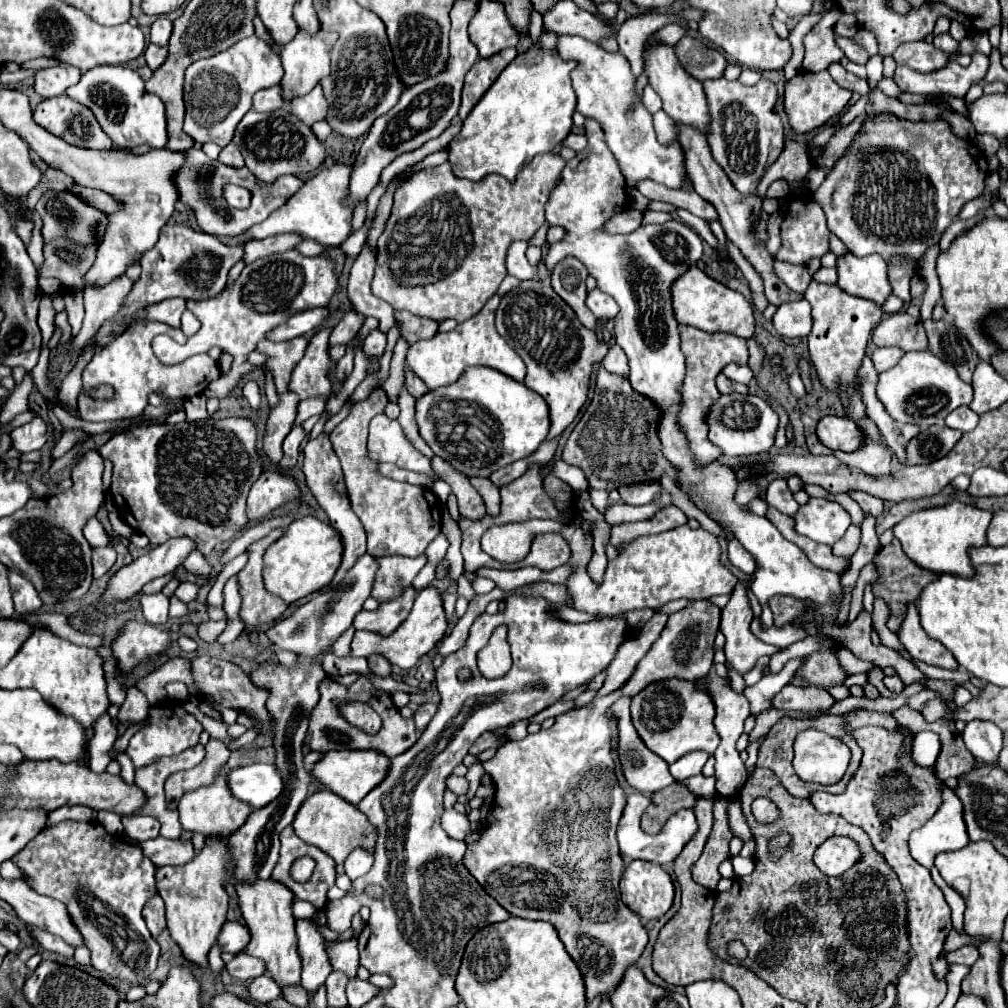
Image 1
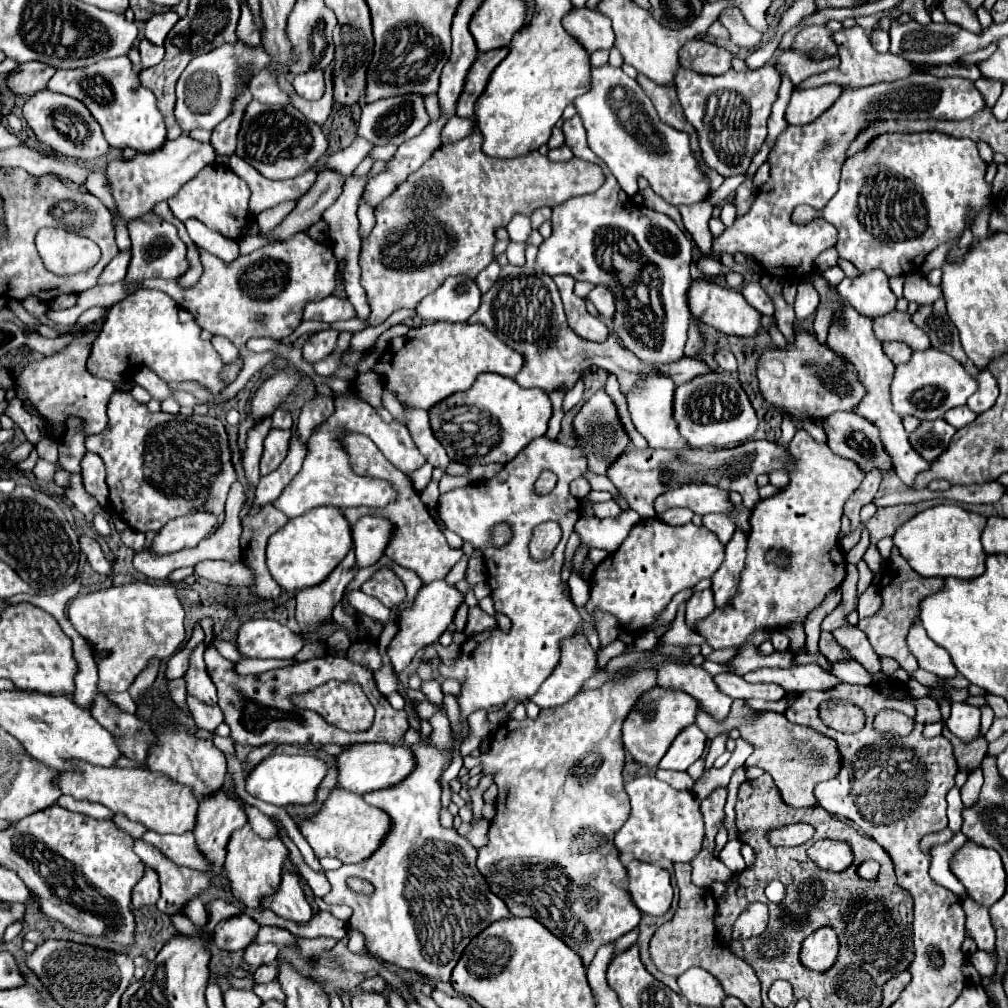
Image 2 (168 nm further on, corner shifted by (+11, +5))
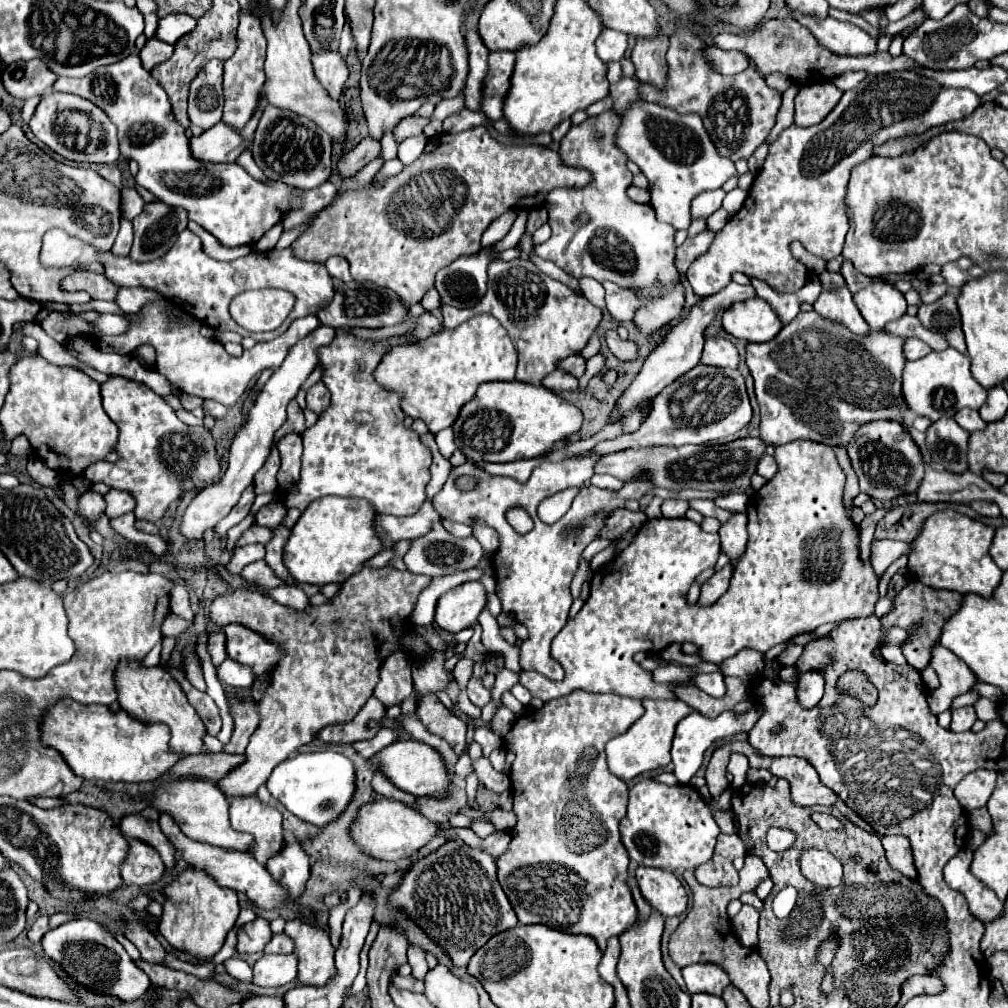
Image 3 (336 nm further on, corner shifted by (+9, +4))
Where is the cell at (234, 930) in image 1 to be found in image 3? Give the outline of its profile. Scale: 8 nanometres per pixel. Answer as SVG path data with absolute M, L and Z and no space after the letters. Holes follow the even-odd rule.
M257 917L255 921L243 925L239 929L239 943L237 943L237 953L261 953L265 945L271 941L271 927L267 919Z

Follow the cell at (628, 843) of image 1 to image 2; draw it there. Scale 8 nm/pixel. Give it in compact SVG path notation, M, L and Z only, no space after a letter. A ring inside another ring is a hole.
M655 776L635 778L625 784L625 792L631 800L631 814L627 822L615 834L617 850L631 852L641 862L691 862L701 850L703 842L703 816L699 812L699 802L691 792L673 790L669 784L657 780Z

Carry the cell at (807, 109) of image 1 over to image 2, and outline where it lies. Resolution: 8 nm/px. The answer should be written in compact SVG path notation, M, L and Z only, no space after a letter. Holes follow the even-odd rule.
M825 84L819 88L795 88L785 112L785 120L793 126L809 124L815 118L819 118L833 102L841 96L841 86L837 84Z

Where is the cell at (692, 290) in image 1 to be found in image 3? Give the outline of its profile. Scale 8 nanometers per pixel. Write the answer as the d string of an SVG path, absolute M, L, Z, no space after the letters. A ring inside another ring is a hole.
M757 297L735 303L723 313L723 327L729 335L751 343L771 341L783 327L771 305Z

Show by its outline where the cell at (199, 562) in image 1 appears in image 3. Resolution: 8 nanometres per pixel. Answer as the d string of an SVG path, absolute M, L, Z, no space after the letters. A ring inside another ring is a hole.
M255 561L251 565L247 565L243 571L241 571L241 577L251 581L251 583L257 583L257 585L263 585L263 587L279 587L279 585L299 585L295 581L283 581L279 579L271 567L267 567L265 561Z

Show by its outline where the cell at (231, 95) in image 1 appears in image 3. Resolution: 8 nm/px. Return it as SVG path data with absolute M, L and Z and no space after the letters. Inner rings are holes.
M209 61L191 83L189 119L203 131L221 121L223 113L223 61Z

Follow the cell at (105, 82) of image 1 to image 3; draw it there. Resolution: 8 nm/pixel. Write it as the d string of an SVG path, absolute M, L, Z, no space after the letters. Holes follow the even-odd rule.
M137 55L101 67L81 79L59 77L53 91L65 91L89 99L101 107L119 129L121 153L139 163L137 185L149 189L159 201L183 207L189 219L199 223L225 247L253 245L289 211L301 203L293 197L295 187L279 181L253 179L239 163L203 163L191 155L185 127L171 115L171 103L155 77L143 69Z

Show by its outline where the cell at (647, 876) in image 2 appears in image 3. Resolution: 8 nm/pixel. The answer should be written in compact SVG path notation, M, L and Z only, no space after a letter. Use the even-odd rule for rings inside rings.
M639 867L637 883L647 903L665 917L681 915L689 905L683 883L671 871Z

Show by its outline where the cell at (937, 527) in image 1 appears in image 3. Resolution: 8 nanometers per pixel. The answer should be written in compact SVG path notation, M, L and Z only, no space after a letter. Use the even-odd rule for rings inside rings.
M939 511L931 515L917 541L913 541L913 553L909 555L909 571L913 579L919 579L927 587L951 589L961 595L977 593L991 597L995 587L1001 583L1003 571L995 565L989 555L989 545L995 537L995 527L983 525L957 511Z

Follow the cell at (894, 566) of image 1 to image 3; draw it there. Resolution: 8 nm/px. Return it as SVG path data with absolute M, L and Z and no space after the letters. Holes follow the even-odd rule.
M909 581L905 585L905 589L897 595L895 599L895 609L885 615L881 621L883 621L883 631L887 633L893 625L899 625L903 629L911 629L913 625L919 625L915 629L915 635L907 637L905 645L903 645L903 655L907 659L909 665L917 667L919 671L923 671L929 661L931 661L931 647L939 641L939 635L943 631L943 623L947 623L947 619L959 611L961 607L961 595L959 593L953 593L953 591L937 591L937 589L931 589L919 581Z

